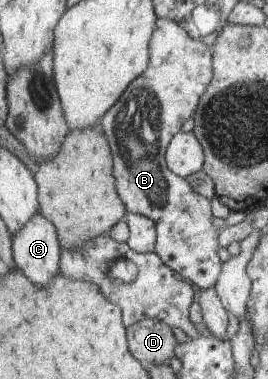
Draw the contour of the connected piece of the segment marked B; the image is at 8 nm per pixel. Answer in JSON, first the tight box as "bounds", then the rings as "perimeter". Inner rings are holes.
{"bounds":[100,17,223,291],"perimeter":[[[168,17],[166,19],[158,20],[158,29],[154,31],[154,37],[151,41],[150,49],[151,60],[149,63],[149,69],[146,70],[144,75],[141,75],[128,89],[126,93],[121,97],[119,106],[114,107],[110,110],[109,113],[106,113],[105,117],[101,119],[100,123],[103,126],[103,129],[109,139],[110,147],[114,155],[114,173],[117,177],[117,191],[121,195],[122,201],[125,203],[127,211],[134,211],[134,213],[140,213],[140,215],[146,215],[150,219],[154,220],[156,223],[157,229],[157,245],[155,252],[161,256],[163,260],[174,271],[178,271],[179,274],[182,274],[182,277],[190,283],[194,283],[198,291],[208,291],[212,287],[217,285],[219,276],[221,275],[223,262],[220,261],[218,253],[220,253],[220,243],[218,243],[218,229],[214,226],[214,213],[212,213],[212,201],[206,197],[196,193],[192,189],[192,185],[186,181],[182,176],[176,175],[169,167],[165,158],[167,147],[169,146],[170,141],[174,139],[174,136],[180,132],[182,125],[186,119],[190,119],[196,111],[196,107],[200,103],[200,98],[206,93],[206,89],[210,85],[210,82],[213,78],[213,46],[210,46],[207,43],[204,43],[202,40],[198,40],[189,34],[189,31],[186,31],[186,28],[183,28],[181,25],[176,23],[176,20],[173,17]]]}

